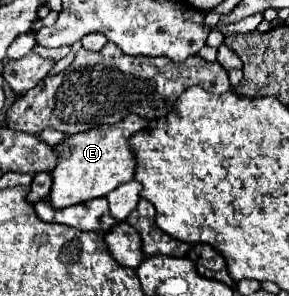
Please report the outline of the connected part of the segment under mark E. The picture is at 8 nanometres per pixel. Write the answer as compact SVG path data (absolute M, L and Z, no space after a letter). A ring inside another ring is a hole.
M128 114L124 120L112 126L92 128L88 132L78 132L66 136L60 144L54 146L54 156L58 158L56 168L50 172L52 190L48 194L48 202L54 210L68 208L72 204L80 204L84 200L100 198L118 188L124 182L134 178L134 154L128 148L128 138L148 126L148 120Z

